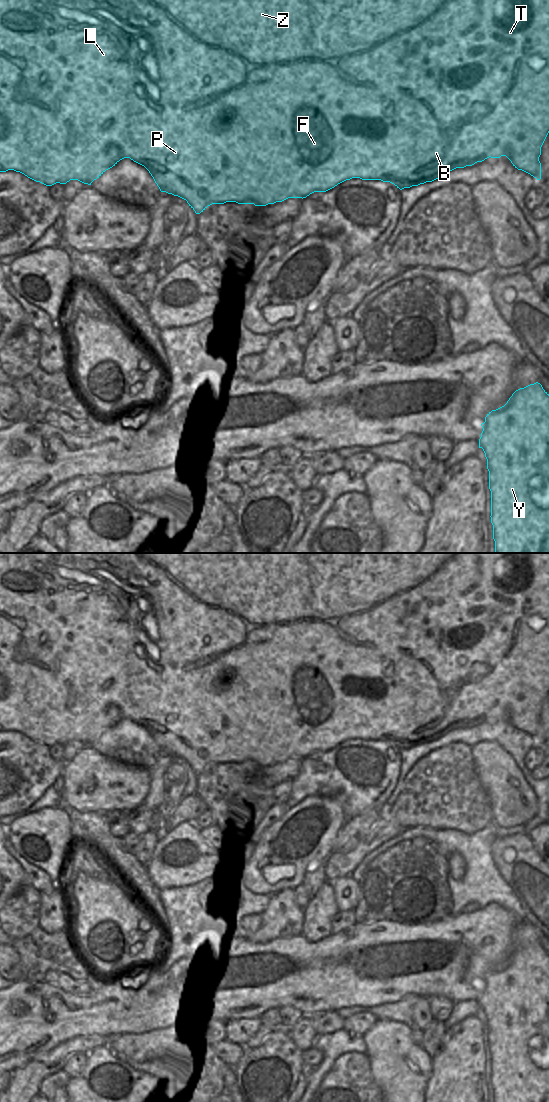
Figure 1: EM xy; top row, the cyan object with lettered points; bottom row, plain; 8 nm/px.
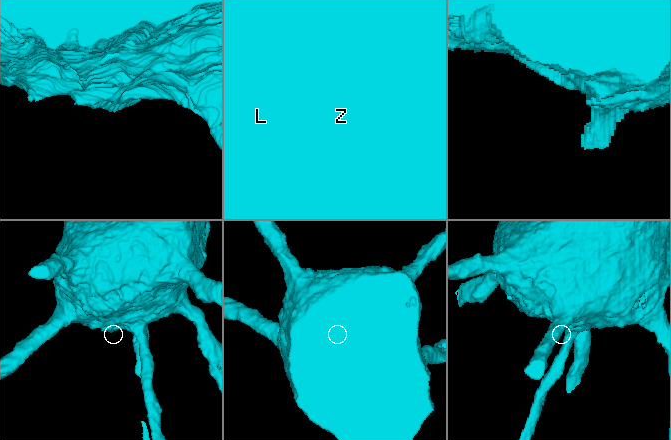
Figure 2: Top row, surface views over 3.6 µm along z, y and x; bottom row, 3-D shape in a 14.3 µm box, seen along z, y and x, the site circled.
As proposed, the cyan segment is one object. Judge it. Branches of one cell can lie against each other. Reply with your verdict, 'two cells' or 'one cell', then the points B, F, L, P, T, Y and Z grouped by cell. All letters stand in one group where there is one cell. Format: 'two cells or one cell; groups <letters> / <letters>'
one cell; groups B F L P T Y Z

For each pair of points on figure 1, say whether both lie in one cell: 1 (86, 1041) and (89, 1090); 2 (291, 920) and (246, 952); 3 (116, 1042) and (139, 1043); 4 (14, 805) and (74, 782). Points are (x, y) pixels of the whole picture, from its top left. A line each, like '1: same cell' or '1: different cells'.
1: different cells
2: different cells
3: same cell
4: different cells

